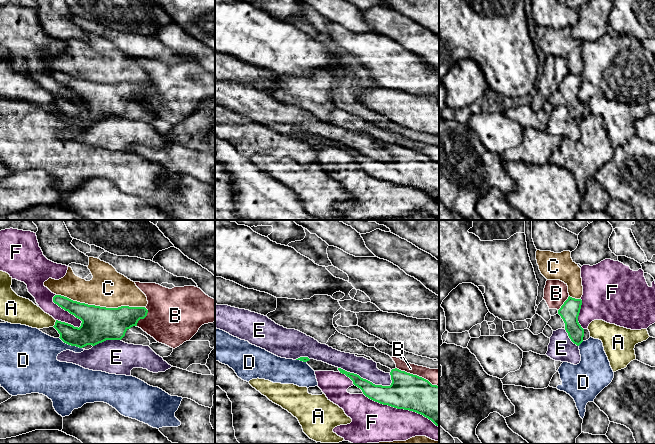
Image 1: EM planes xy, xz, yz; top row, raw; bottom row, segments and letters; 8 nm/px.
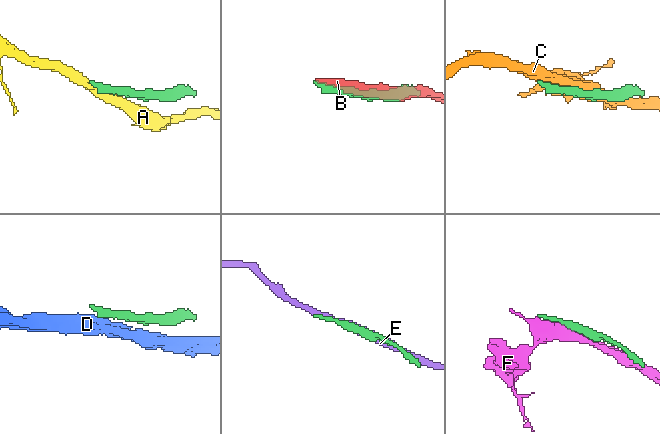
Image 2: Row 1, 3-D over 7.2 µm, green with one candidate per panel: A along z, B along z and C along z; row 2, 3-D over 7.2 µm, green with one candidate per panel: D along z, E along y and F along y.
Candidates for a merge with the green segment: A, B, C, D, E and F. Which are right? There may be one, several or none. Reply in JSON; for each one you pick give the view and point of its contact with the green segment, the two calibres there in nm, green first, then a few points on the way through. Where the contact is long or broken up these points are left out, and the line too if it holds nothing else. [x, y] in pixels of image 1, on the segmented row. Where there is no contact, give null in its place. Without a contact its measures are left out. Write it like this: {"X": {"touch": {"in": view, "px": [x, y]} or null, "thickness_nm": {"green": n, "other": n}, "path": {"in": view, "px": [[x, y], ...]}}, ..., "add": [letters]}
{"add": []}

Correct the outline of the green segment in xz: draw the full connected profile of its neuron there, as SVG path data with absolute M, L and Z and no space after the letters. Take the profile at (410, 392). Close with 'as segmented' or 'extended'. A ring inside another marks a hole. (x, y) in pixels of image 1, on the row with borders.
M341 368L338 370L349 377L369 399L397 409L416 412L439 427L439 386L397 368L390 372L390 386L375 385L357 374Z | as segmented

